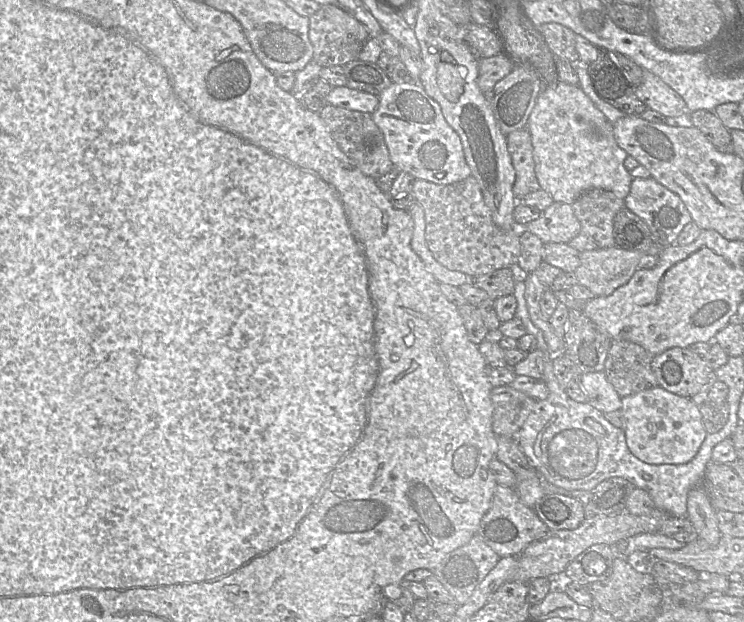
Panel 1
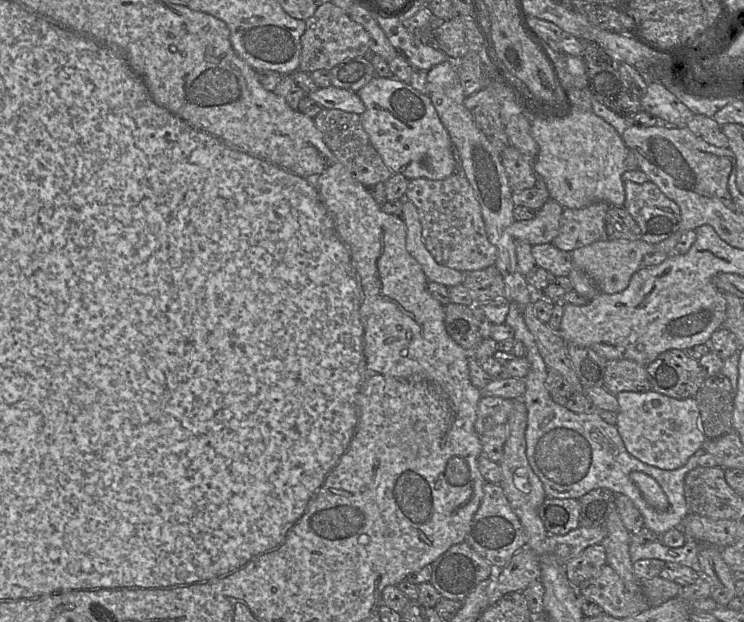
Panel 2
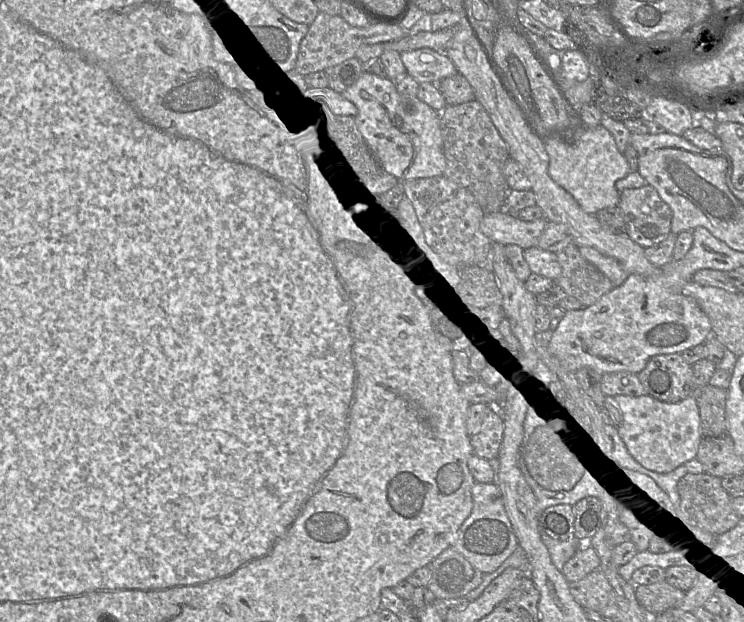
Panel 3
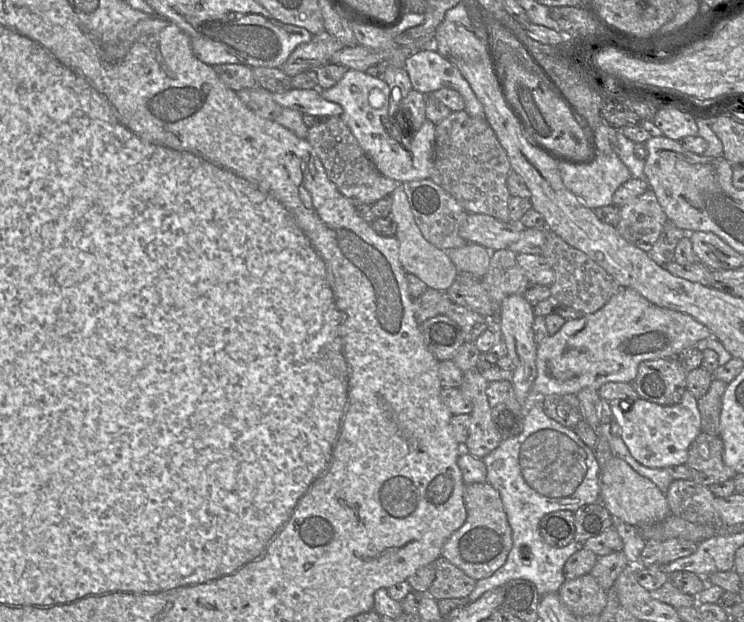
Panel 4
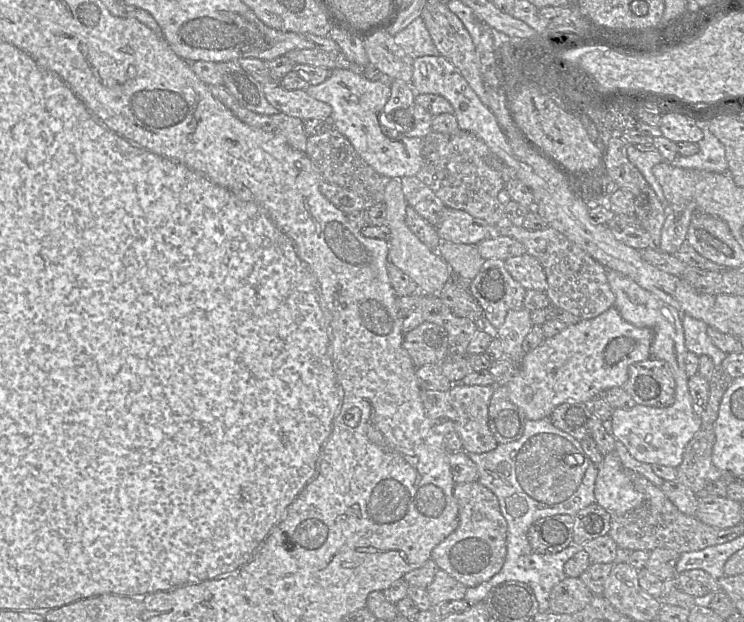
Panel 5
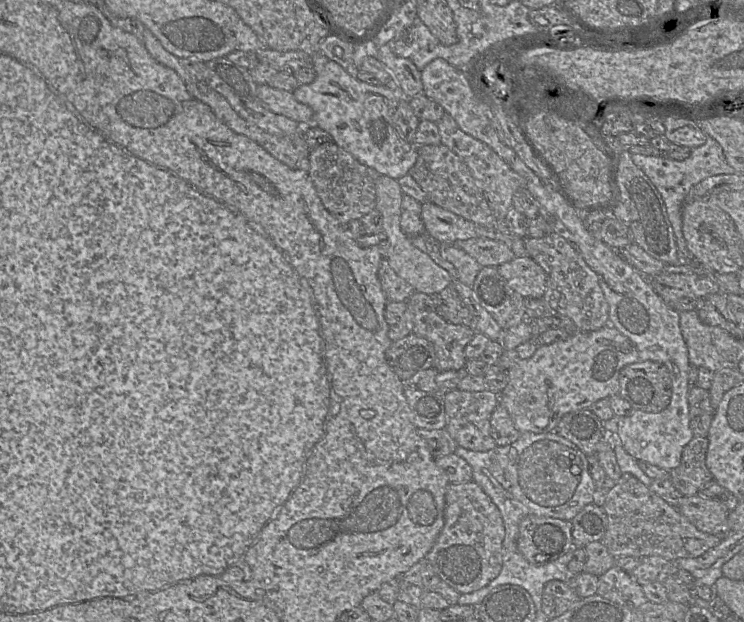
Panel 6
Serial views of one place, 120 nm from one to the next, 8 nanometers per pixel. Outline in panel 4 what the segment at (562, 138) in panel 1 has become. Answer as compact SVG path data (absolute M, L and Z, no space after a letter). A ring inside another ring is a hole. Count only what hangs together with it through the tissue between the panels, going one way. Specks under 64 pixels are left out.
M599 153L596 160L588 165L558 163L558 167L564 185L592 210L611 205L614 192L632 178L629 169L616 153Z

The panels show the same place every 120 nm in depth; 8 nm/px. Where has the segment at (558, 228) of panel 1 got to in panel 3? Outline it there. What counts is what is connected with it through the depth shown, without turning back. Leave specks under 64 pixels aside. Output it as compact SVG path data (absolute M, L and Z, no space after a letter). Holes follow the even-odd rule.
M496 212L484 215L480 229L492 242L502 245L514 244L524 250L537 246L547 222L544 217L527 222L507 212Z

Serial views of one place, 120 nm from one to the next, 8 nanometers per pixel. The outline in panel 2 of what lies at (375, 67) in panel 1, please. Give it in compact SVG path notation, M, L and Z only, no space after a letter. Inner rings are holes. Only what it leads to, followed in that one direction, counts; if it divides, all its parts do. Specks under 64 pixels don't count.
M368 54L347 59L330 70L331 84L334 87L358 92L377 77L375 68L369 61Z

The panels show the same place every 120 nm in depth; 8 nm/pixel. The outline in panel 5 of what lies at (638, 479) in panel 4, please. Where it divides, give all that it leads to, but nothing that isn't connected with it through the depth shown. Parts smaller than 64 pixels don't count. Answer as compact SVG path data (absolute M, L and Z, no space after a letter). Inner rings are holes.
M615 450L604 455L601 464L598 465L598 469L598 475L594 484L595 502L608 511L611 515L622 515L627 511L636 508L644 501L644 495L636 490L630 478L628 477L628 471L632 470L625 469L623 467Z

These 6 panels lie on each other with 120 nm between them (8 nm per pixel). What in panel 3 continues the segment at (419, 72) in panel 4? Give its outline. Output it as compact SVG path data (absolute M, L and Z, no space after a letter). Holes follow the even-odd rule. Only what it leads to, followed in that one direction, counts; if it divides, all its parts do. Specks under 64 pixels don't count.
M421 48L400 53L408 75L419 84L424 82L438 85L447 77L458 73L456 66L445 55L433 49Z

